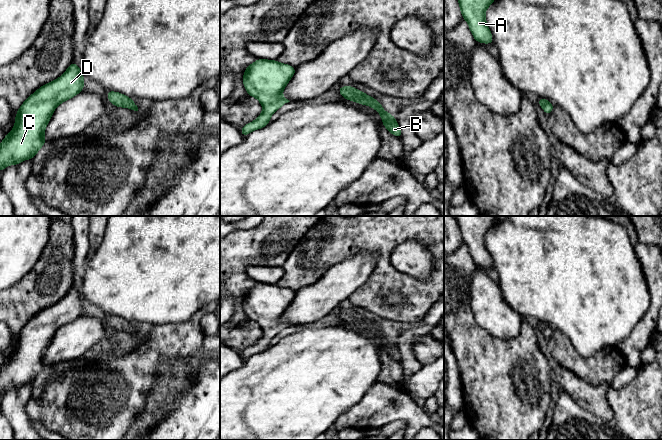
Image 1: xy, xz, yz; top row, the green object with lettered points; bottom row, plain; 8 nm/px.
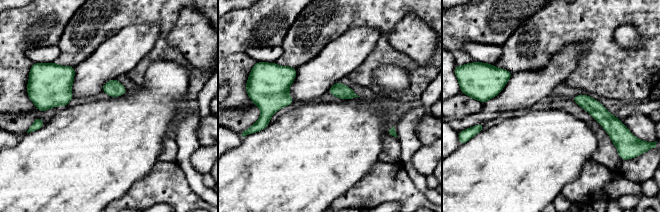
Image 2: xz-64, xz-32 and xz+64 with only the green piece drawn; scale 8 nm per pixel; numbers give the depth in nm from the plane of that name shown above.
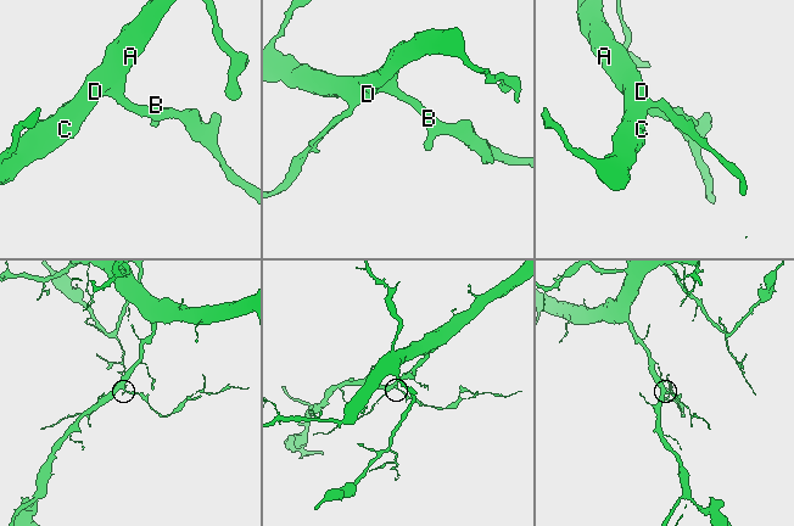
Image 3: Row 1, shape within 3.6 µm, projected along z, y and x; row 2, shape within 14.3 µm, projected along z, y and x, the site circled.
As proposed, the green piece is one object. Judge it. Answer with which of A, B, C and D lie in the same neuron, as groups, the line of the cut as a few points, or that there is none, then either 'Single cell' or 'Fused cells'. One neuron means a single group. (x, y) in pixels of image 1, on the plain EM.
Groups: A B C D. No split. Single cell

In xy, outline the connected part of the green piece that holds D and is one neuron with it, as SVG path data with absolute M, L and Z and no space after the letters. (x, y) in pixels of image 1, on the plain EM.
M75 285L56 304L30 319L15 340L14 352L0 368L0 395L27 383L34 383L46 368L44 355L55 332L84 313L85 302Z

